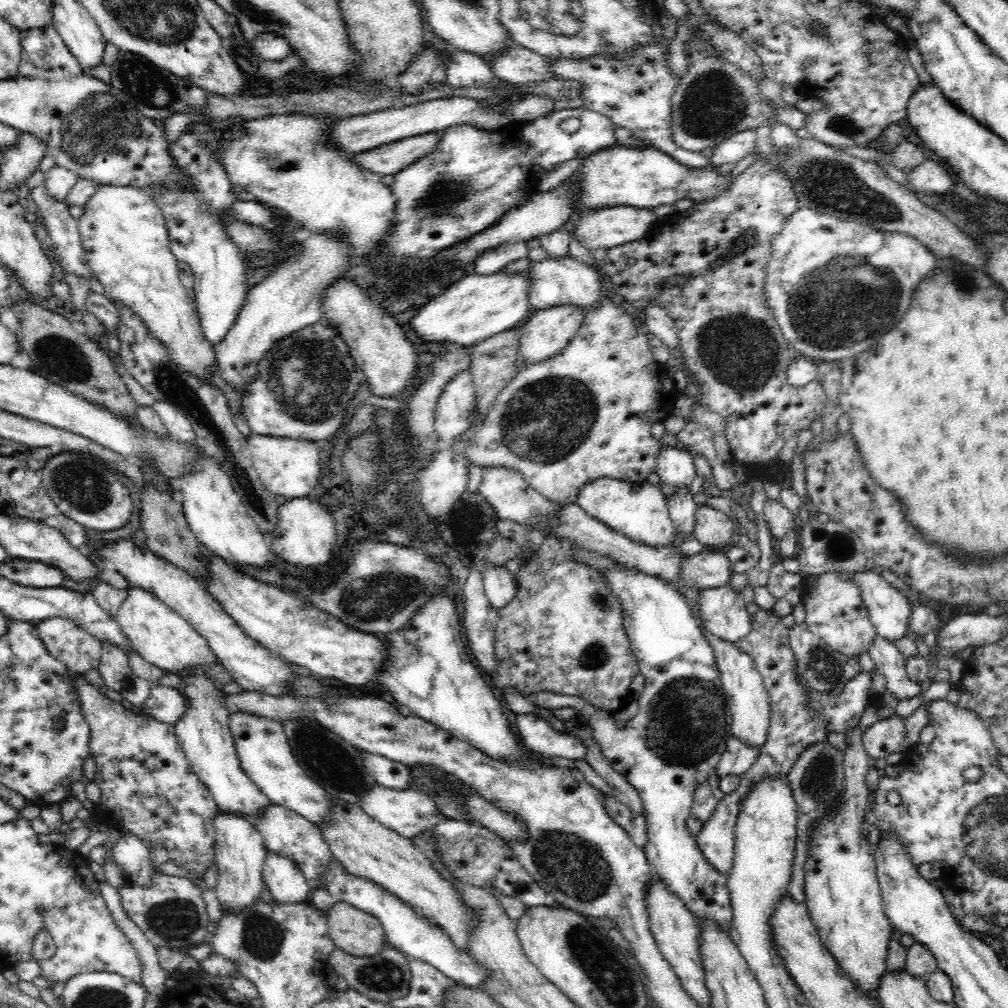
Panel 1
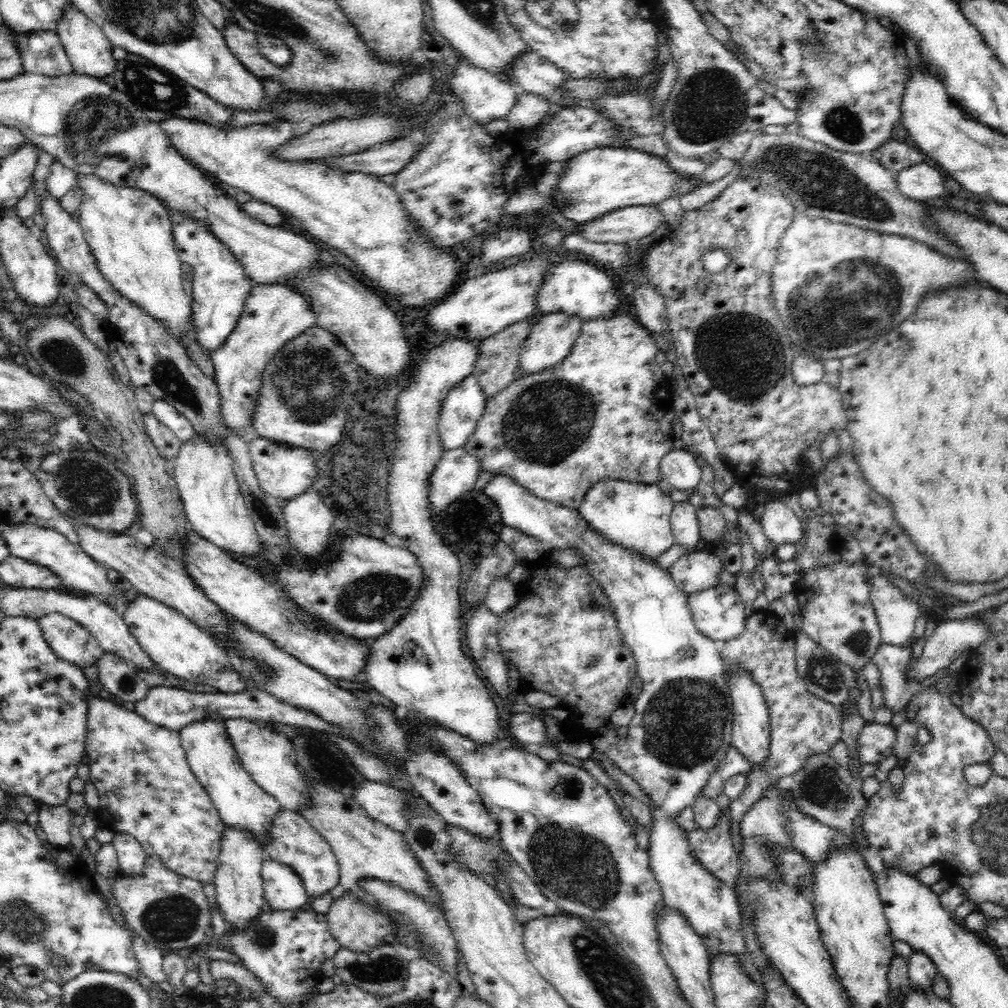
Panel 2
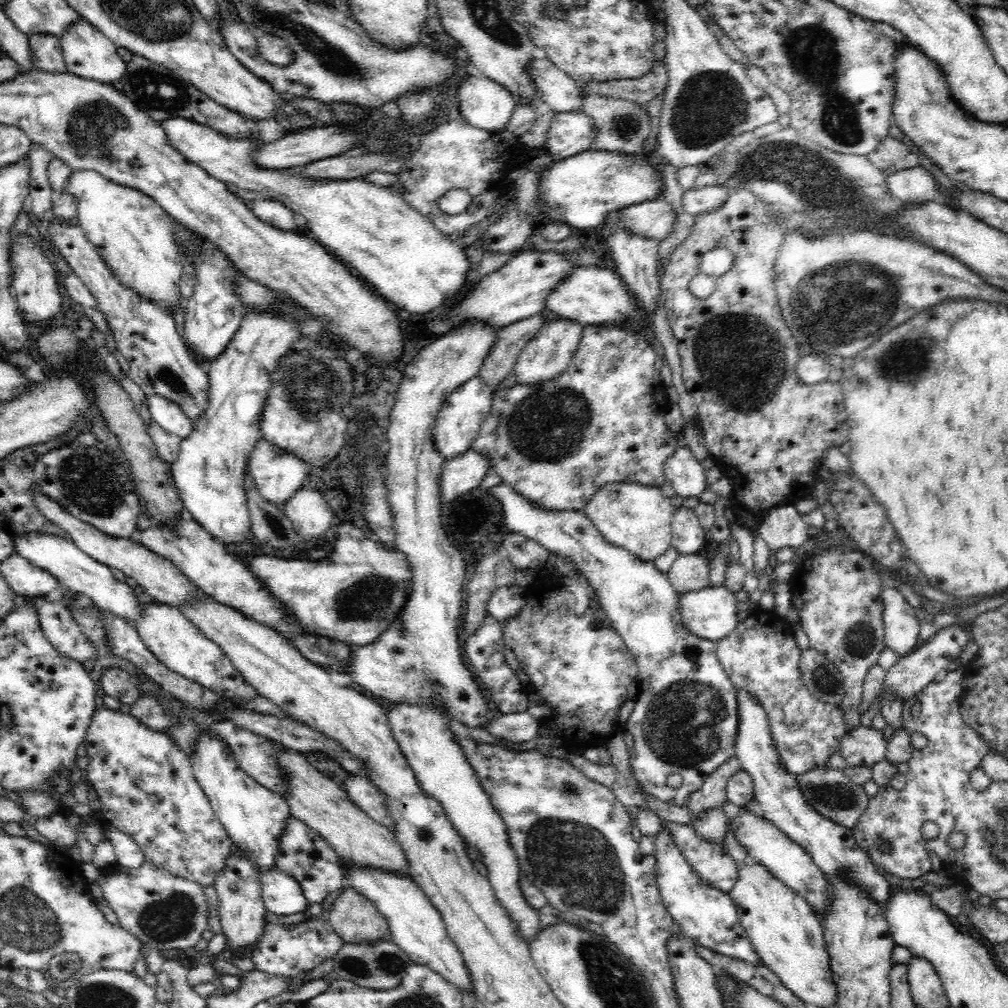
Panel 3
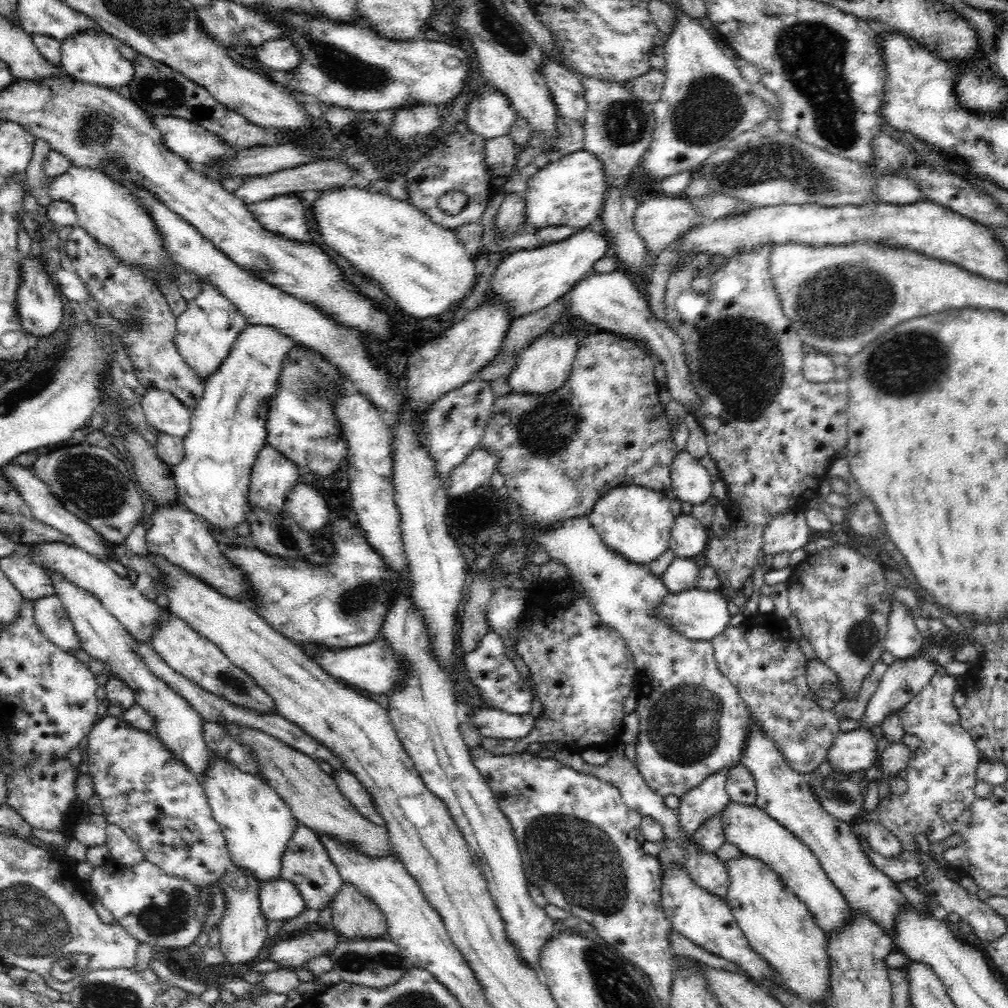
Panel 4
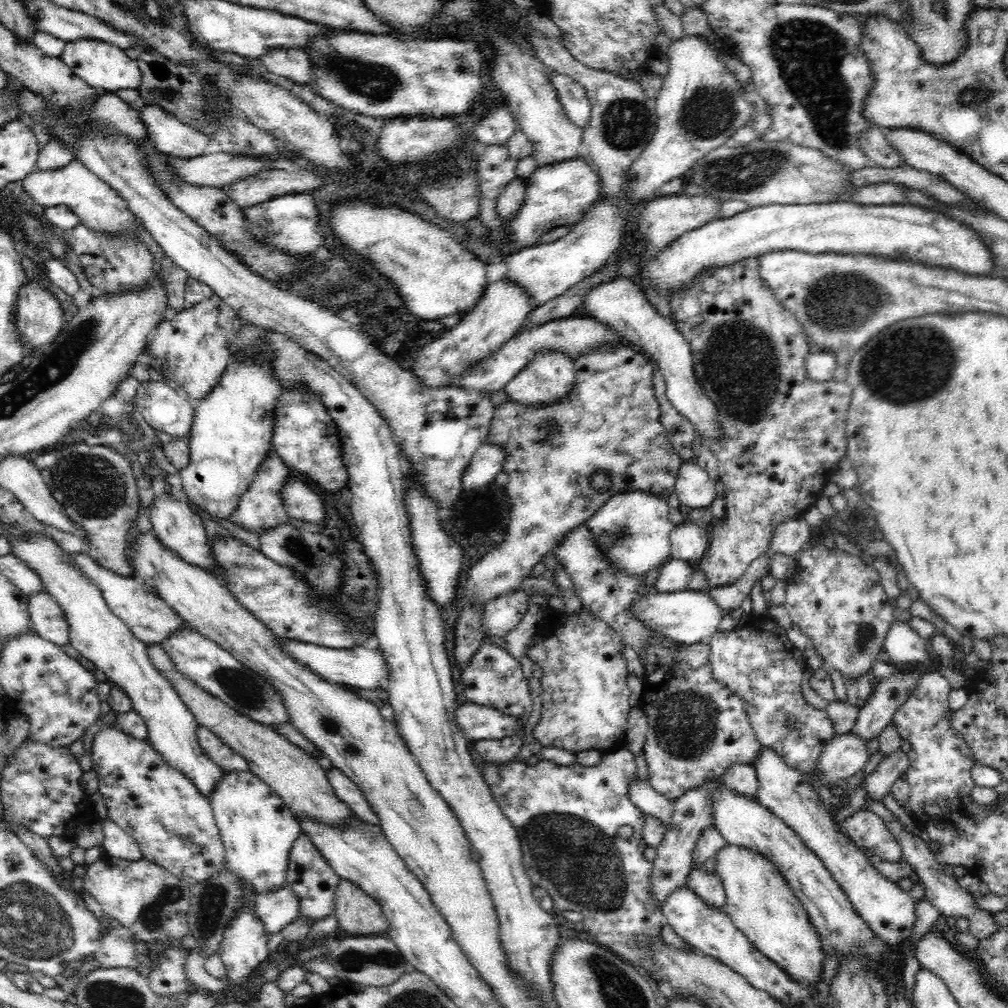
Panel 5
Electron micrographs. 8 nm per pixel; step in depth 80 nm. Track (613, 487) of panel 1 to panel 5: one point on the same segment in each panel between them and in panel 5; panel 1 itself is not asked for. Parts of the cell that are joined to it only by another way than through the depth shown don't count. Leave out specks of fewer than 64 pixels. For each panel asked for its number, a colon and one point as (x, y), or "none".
2: (637, 516)
3: (635, 517)
4: (636, 521)
5: (632, 529)

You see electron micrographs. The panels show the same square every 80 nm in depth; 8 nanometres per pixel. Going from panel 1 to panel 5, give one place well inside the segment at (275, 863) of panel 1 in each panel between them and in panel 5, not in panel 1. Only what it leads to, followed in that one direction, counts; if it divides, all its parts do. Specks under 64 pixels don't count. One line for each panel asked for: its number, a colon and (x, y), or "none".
2: (283, 888)
3: (282, 894)
4: (280, 899)
5: (275, 908)

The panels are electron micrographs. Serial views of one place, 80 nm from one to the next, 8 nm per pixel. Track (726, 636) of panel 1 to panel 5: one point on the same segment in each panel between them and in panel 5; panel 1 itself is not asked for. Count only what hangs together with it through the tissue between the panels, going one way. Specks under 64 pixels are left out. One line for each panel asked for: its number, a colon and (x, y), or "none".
2: (718, 613)
3: (712, 614)
4: (698, 614)
5: (688, 616)

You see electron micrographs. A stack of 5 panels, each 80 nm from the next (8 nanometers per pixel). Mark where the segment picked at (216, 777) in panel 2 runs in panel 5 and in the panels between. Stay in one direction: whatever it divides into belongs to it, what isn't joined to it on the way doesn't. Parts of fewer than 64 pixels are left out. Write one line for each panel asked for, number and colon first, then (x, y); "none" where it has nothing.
3: (253, 816)
4: (256, 822)
5: (257, 828)

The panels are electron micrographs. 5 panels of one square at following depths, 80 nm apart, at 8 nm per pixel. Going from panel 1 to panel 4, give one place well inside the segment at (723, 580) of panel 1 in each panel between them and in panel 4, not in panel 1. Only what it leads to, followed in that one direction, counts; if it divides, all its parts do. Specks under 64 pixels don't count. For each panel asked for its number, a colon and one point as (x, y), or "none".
2: (692, 573)
3: (690, 572)
4: (682, 575)

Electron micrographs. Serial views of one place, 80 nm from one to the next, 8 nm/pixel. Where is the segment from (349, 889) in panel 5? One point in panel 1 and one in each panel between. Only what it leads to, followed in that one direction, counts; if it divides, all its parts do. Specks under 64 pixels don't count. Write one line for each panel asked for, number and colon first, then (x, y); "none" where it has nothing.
1: (355, 932)
2: (358, 928)
3: (353, 917)
4: (355, 917)

